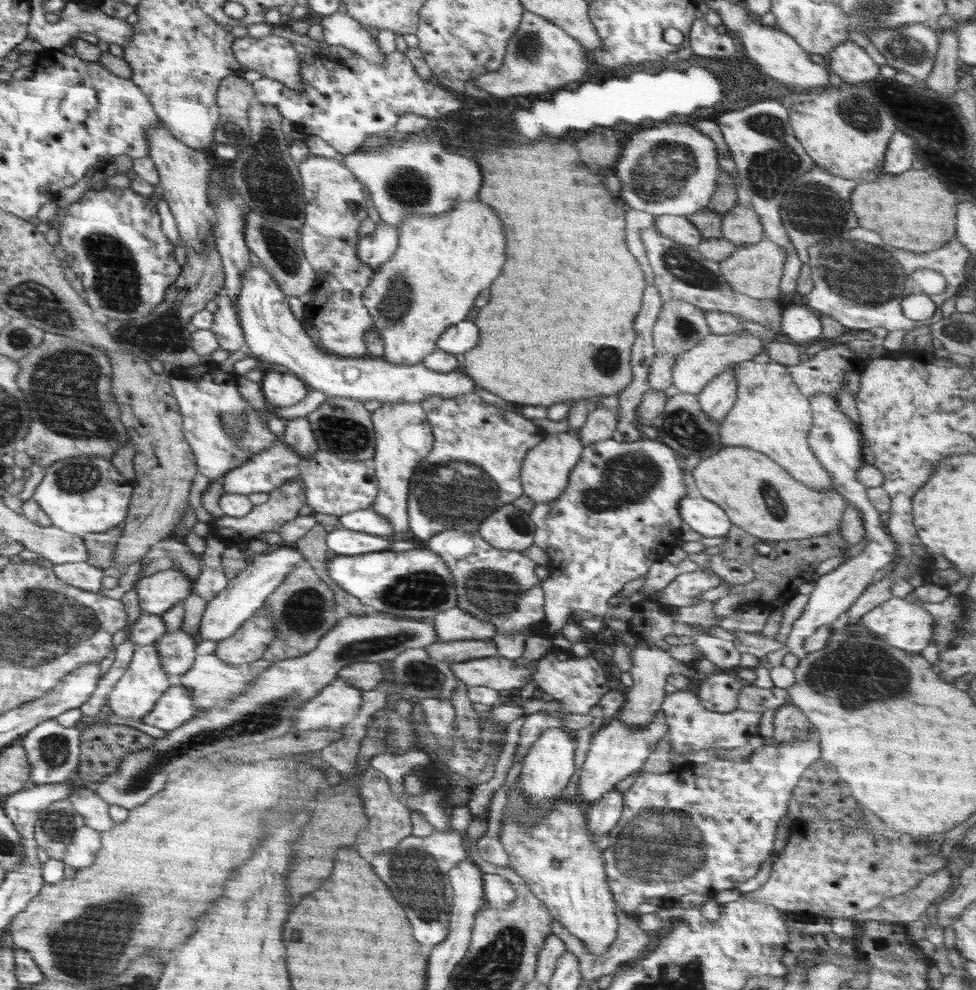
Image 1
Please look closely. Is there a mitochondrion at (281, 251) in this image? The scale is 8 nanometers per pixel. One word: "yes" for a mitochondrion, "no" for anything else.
yes

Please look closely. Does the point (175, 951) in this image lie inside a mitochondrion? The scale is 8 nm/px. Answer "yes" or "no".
no

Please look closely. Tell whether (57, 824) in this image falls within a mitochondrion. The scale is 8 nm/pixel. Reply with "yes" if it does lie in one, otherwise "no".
yes

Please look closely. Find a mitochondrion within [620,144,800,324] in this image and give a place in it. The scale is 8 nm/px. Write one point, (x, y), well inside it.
(679, 262)

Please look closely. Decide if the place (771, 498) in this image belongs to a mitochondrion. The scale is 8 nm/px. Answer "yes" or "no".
yes

